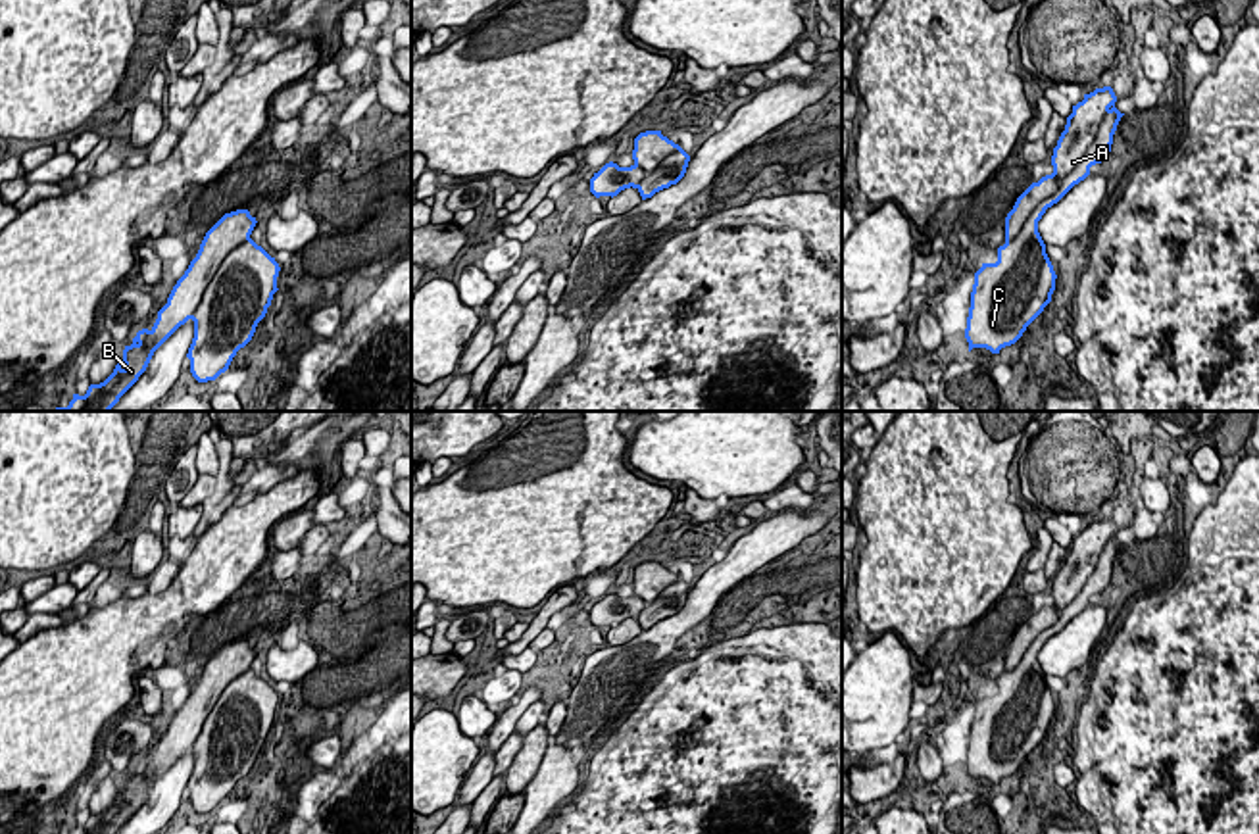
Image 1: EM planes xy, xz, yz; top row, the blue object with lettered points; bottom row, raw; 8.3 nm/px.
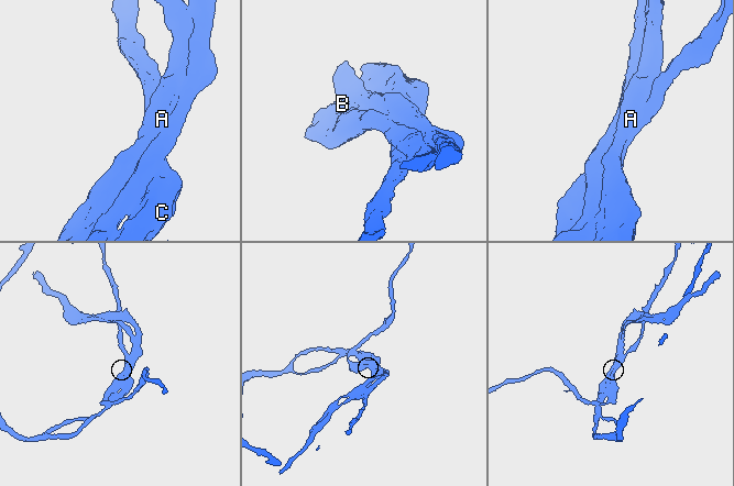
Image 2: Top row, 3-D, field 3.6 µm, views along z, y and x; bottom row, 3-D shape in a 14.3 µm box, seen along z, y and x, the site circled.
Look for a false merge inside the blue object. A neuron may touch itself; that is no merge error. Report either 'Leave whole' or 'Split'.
Leave whole

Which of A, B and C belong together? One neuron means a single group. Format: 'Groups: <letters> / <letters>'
Groups: A B C

